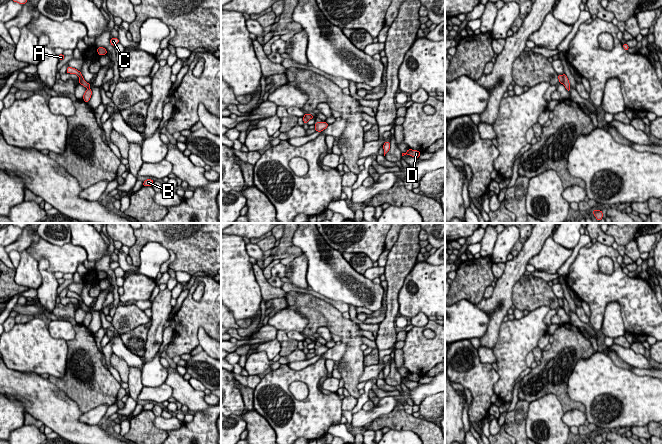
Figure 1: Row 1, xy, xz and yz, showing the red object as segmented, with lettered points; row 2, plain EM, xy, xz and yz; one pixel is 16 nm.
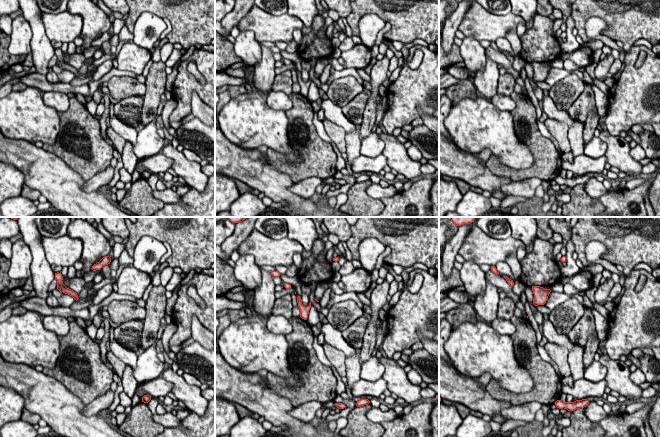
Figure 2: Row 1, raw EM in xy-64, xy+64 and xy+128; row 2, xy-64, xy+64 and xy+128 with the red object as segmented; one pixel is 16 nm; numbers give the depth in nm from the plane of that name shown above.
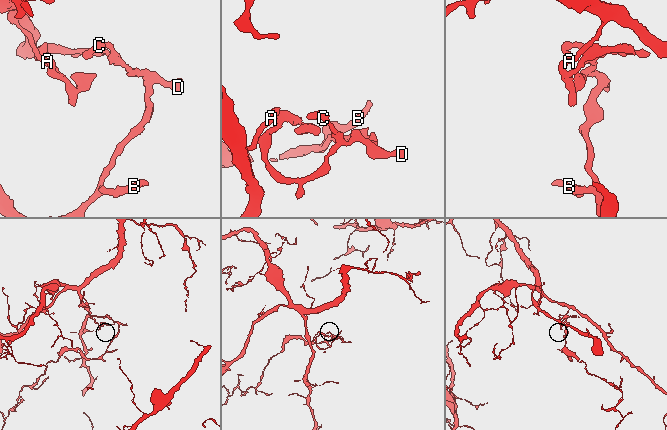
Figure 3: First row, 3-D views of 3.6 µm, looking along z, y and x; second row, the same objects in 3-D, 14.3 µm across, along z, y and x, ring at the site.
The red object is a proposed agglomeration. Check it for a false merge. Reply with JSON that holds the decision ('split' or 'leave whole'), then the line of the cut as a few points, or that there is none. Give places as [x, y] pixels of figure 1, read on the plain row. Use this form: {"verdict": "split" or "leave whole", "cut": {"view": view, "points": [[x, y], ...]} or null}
{"verdict": "split", "cut": {"view": "yz", "points": [[562, 299], [563, 307]]}}

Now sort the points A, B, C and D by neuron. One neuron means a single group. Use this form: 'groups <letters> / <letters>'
groups A / B C D

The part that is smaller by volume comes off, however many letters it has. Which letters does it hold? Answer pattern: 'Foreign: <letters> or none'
Foreign: B, C, D

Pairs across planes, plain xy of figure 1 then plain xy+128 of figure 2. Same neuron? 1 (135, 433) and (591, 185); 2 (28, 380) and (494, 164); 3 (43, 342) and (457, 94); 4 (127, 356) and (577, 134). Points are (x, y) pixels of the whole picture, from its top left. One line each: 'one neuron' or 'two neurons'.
1: two neurons
2: two neurons
3: two neurons
4: two neurons

